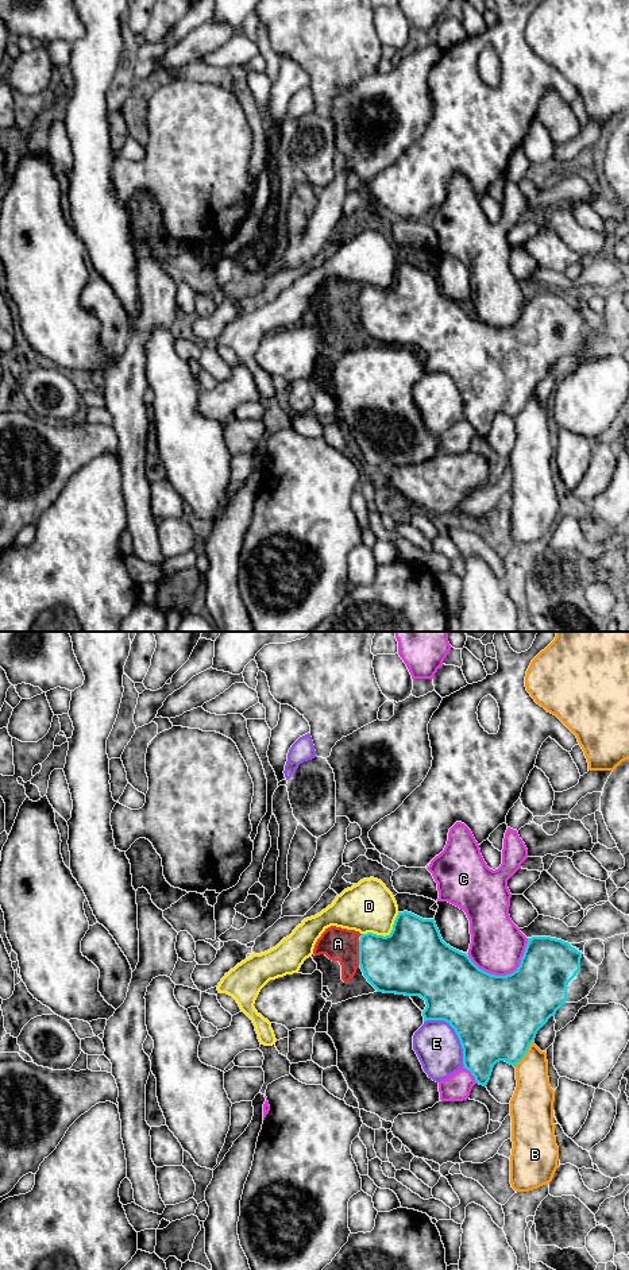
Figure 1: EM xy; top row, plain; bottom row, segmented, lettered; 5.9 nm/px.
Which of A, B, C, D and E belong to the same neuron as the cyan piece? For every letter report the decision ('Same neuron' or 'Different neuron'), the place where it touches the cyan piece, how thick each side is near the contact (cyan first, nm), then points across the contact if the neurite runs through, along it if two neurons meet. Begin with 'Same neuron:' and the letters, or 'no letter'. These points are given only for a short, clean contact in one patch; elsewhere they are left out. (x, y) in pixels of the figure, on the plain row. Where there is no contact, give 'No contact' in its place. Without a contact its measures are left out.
Same neuron: no letter
A: Different neuron. Touches cyan at xy (359, 305). Thickness 360 nm (cyan) against 200 nm. Boundary: xy (358, 293), (359, 316)
B: Different neuron. Touches cyan at xy (525, 405). Thickness 480 nm (cyan) against 220 nm
C: Different neuron. Touches cyan at xy (506, 327). Thickness 480 nm (cyan) against 320 nm
D: Different neuron. Touches cyan at xy (386, 288). Thickness 420 nm (cyan) against 300 nm. Boundary: xy (398, 265), (393, 281), (388, 286), (362, 286)
E: Different neuron. Touches cyan at xy (456, 386). Thickness 500 nm (cyan) against 260 nm

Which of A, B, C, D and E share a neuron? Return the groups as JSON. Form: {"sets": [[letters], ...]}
{"sets": [["A"], ["B"], ["C"], ["D"], ["E"]]}

